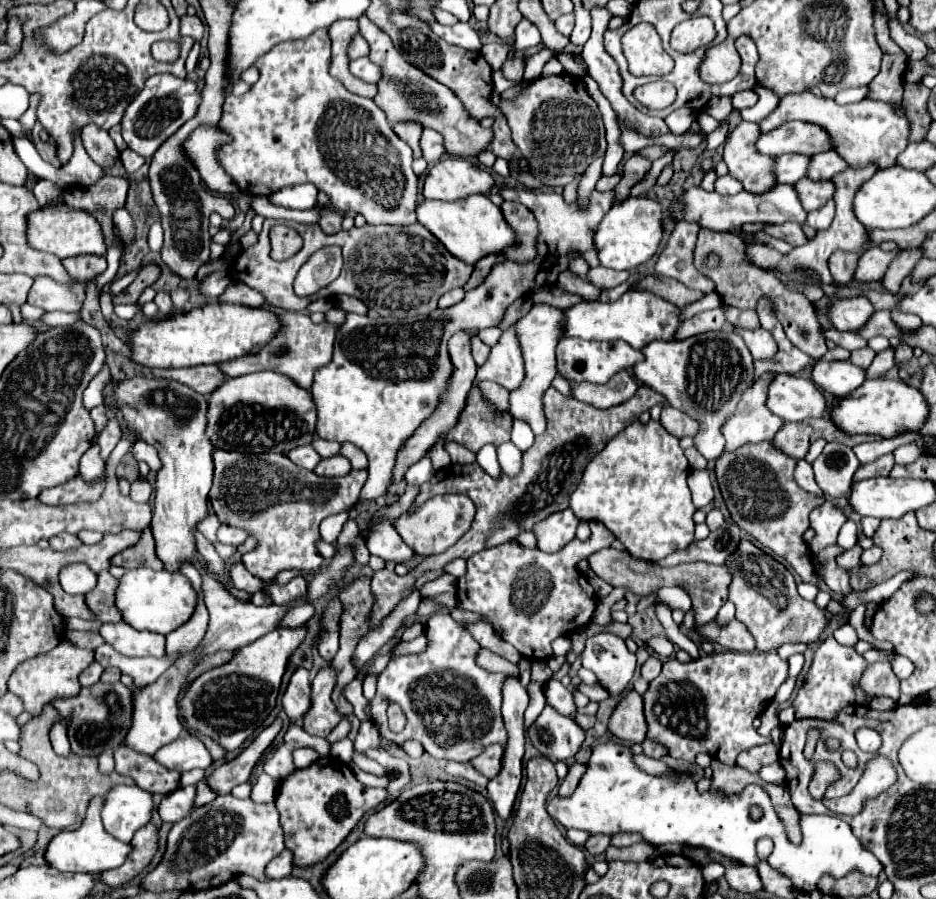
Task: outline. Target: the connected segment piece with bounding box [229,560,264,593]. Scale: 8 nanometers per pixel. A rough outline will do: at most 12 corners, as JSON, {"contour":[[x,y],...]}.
{"contour":[[240,560],[231,563],[234,586],[250,593],[264,590],[262,582]]}

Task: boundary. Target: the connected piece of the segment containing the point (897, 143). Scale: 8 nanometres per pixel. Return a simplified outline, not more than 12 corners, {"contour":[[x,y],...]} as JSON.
{"contour":[[786,95],[758,123],[818,123],[852,167],[890,167],[908,121],[882,101]]}

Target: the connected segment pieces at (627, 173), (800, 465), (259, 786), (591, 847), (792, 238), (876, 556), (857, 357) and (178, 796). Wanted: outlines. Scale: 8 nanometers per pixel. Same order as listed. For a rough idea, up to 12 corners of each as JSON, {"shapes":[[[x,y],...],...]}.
{"shapes":[[[634,153],[624,163],[624,177],[616,185],[618,201],[628,197],[652,161]],[[796,463],[794,479],[802,489],[822,495],[812,465]],[[262,773],[250,797],[256,803],[274,801],[278,781]],[[590,835],[586,849],[602,855],[610,845],[610,835]],[[798,223],[768,225],[766,233],[790,243],[806,245]],[[875,545],[864,550],[861,564],[870,566],[880,560],[882,549]],[[869,347],[850,355],[850,363],[868,369],[876,353]],[[178,787],[158,805],[162,821],[176,823],[192,811],[196,787]]]}

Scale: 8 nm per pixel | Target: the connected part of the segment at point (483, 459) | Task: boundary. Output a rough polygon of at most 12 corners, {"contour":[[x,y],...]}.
{"contour":[[485,445],[476,454],[477,463],[494,479],[501,467],[497,448]]}

